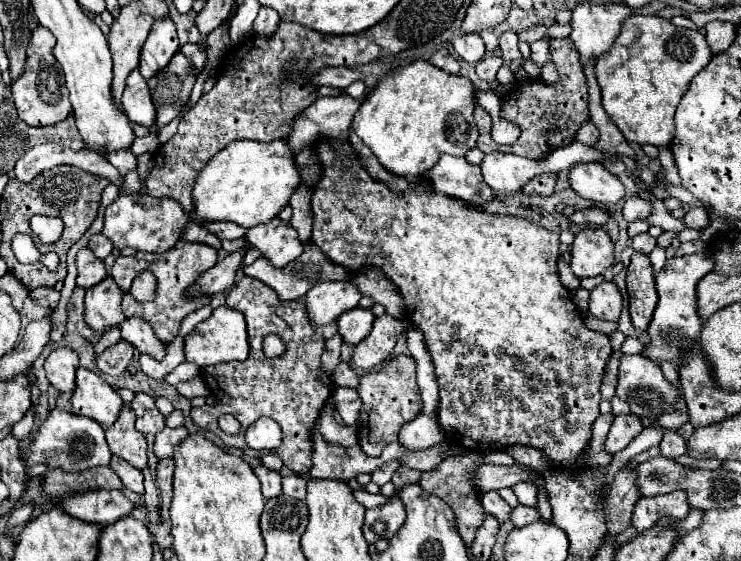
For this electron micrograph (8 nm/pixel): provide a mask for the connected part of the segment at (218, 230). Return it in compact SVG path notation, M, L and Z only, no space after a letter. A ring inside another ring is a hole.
M213 223L213 227L207 229L215 233L219 239L239 239L245 235L245 229L237 227L235 223Z

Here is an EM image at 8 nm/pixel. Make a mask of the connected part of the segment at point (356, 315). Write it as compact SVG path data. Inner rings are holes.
M355 307L351 311L345 311L339 319L337 319L337 325L339 325L339 335L343 337L345 343L349 345L357 345L361 343L373 329L373 313L369 309L361 309L361 307Z

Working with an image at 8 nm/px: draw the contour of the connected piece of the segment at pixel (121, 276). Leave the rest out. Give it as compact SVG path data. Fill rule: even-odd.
M181 239L181 243L177 243L177 247L173 247L173 251L167 251L165 255L145 255L145 253L135 253L133 257L117 257L115 265L113 265L113 279L115 283L121 287L123 291L123 313L125 317L141 317L143 321L147 321L155 335L163 341L163 343L171 343L177 337L179 331L179 323L185 315L189 315L193 311L209 305L211 297L199 295L195 299L187 297L187 293L193 285L193 281L207 269L211 269L217 263L217 249L205 245L205 243L189 243L185 239ZM143 269L149 269L155 273L157 277L157 297L151 303L135 303L135 299L129 295L129 287L131 281L135 279L135 275Z

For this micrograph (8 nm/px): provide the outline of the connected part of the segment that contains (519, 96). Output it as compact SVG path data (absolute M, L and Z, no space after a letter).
M553 39L551 55L553 55L555 67L561 71L561 83L557 87L547 87L541 81L523 81L503 99L501 119L511 121L511 123L519 125L519 129L521 129L521 135L513 145L495 143L491 137L491 115L481 105L475 107L475 123L479 129L477 147L483 153L503 151L503 153L533 157L533 155L549 153L557 147L573 143L577 129L581 127L581 123L585 119L589 119L589 107L587 107L587 89L589 87L587 87L583 69L577 63L577 55L573 55L573 47L569 47L569 39Z

